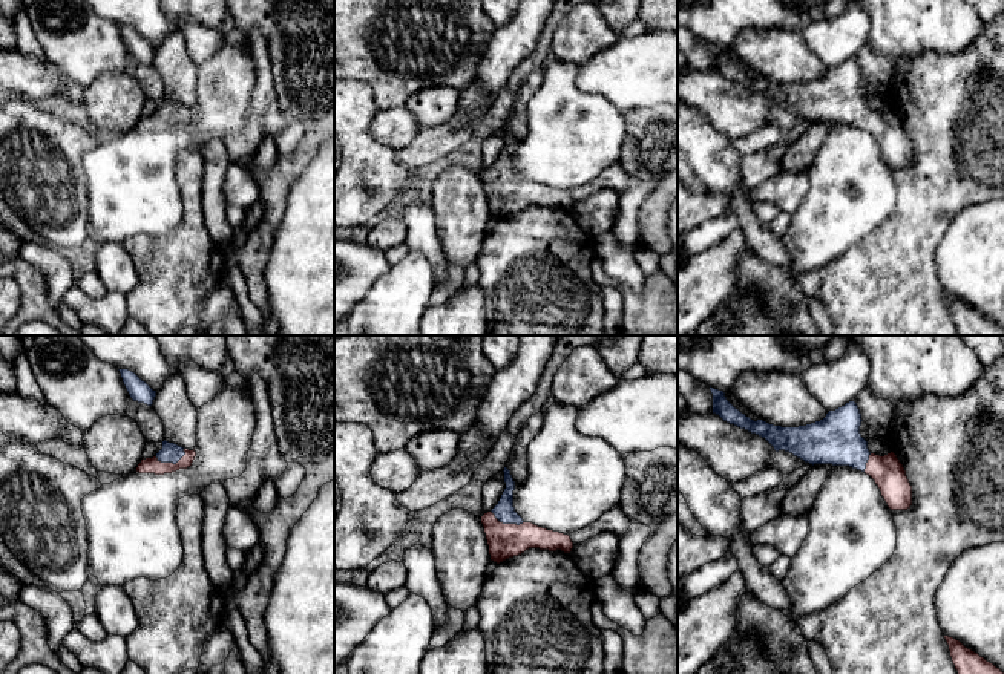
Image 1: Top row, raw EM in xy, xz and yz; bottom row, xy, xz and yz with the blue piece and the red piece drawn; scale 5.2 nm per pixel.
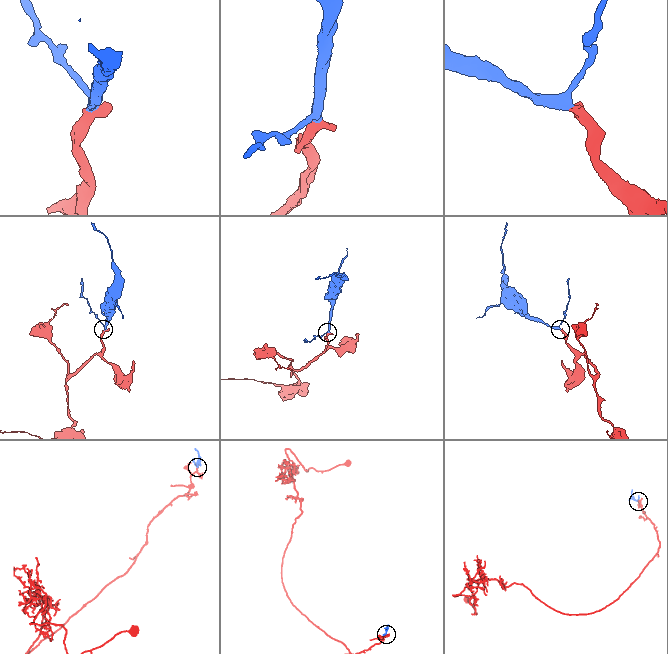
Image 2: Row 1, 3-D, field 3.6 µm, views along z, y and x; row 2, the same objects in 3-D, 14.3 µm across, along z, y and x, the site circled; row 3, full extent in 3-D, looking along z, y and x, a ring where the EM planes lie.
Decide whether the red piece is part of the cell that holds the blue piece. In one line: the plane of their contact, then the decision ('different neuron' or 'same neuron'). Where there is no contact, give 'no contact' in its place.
xy | same neuron

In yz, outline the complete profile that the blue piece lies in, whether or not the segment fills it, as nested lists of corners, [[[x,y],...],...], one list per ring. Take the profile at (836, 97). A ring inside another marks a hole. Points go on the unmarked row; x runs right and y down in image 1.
[[[710,43],[713,70],[723,78],[765,95],[776,109],[785,107],[809,121],[849,123],[869,132],[878,142],[891,167],[912,162],[912,142],[894,109],[880,113],[871,110],[860,90],[861,70],[855,58],[829,67],[820,78],[782,84],[763,77],[751,77],[736,66],[723,47]]]

